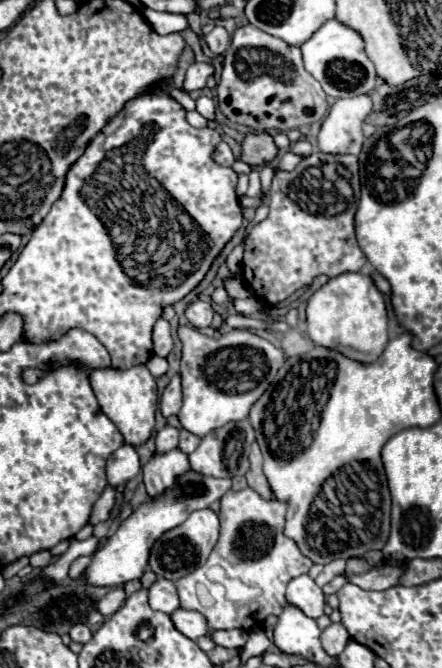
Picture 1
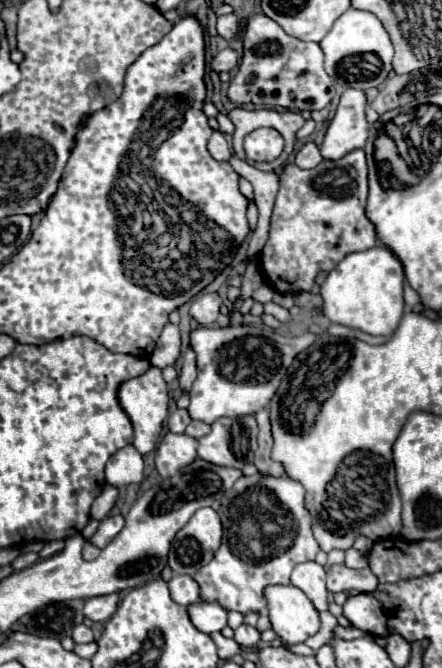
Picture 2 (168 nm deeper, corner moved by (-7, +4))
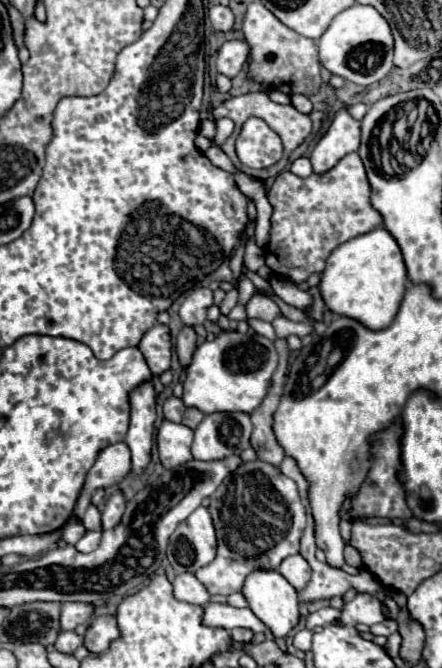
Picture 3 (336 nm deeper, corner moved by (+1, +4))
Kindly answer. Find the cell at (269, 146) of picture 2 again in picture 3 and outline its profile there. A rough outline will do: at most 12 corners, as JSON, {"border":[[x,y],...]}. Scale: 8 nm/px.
{"border":[[249,117],[237,137],[245,167],[271,167],[283,143],[263,119]]}

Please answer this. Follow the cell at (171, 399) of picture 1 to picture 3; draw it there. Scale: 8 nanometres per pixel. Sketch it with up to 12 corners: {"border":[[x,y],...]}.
{"border":[[185,325],[177,337],[177,355],[183,367],[191,363],[197,333]]}

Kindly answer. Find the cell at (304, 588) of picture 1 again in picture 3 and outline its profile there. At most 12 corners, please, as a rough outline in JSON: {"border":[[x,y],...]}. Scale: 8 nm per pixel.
{"border":[[297,553],[281,561],[279,573],[299,591],[311,579],[309,563]]}

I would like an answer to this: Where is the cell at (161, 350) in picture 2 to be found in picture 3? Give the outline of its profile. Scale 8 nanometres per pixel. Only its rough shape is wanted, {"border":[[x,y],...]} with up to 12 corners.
{"border":[[153,325],[139,341],[153,375],[171,367],[167,325]]}

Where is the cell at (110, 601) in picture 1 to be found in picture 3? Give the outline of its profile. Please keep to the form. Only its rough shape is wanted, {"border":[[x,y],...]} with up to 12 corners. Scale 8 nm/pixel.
{"border":[[61,603],[61,631],[85,625],[95,609],[87,603]]}

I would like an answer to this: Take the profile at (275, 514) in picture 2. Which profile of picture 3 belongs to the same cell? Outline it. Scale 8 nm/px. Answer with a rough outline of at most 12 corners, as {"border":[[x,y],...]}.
{"border":[[249,461],[211,495],[211,595],[299,551],[295,481]]}

